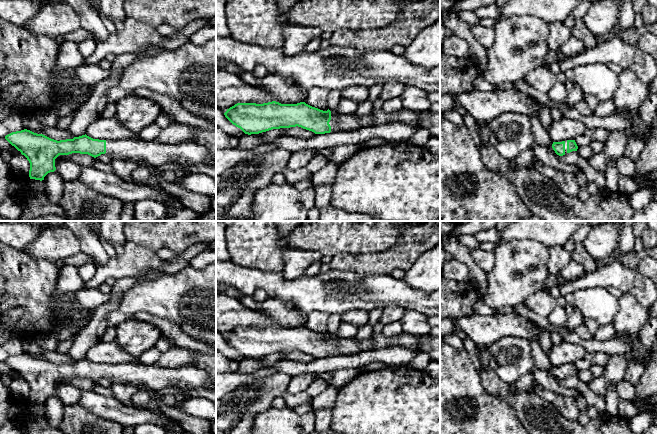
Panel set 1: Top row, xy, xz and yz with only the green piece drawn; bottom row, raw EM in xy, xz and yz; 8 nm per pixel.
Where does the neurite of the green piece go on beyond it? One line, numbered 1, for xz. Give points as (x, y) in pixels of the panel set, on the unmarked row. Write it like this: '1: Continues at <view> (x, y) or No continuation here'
1: Continues at xz (339, 346)

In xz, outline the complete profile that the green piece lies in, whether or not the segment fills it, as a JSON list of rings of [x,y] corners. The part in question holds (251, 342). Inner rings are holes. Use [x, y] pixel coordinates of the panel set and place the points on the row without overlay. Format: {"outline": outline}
{"outline": [[[276,325],[256,328],[237,327],[227,333],[225,341],[245,358],[259,358],[272,353],[301,351],[325,358],[338,355],[355,355],[364,351],[380,350],[399,346],[421,351],[418,336],[402,332],[393,337],[385,337],[381,332],[363,342],[340,338],[337,335],[320,334],[305,326],[297,328],[281,328]]]}

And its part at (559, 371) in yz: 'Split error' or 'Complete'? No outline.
Split error

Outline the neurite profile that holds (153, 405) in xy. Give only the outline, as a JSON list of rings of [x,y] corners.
[[[169,386],[160,391],[157,391],[156,397],[154,399],[151,399],[151,401],[146,407],[138,407],[138,408],[149,409],[149,410],[156,411],[156,412],[160,411],[160,407],[157,403],[157,399],[163,398],[165,395],[168,395],[168,394],[176,395],[178,393],[182,394],[180,389],[178,389],[177,387]]]

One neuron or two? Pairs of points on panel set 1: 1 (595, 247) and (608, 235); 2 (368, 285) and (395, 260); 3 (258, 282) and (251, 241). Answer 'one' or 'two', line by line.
1: one
2: two
3: two

